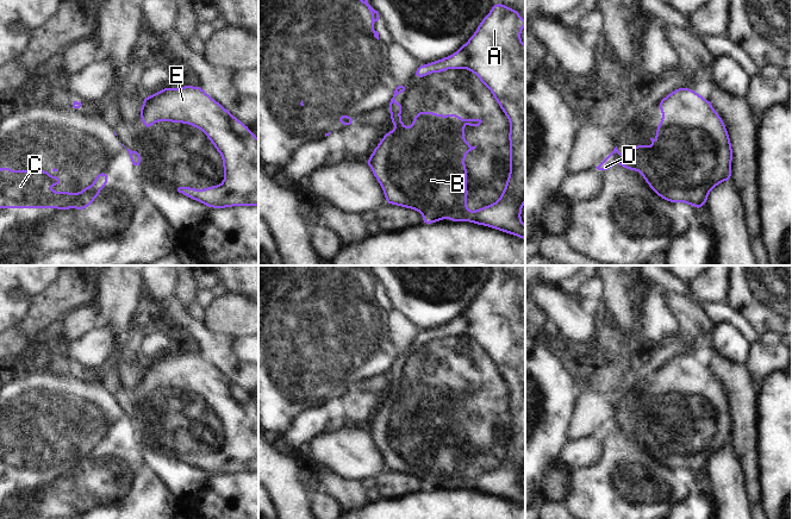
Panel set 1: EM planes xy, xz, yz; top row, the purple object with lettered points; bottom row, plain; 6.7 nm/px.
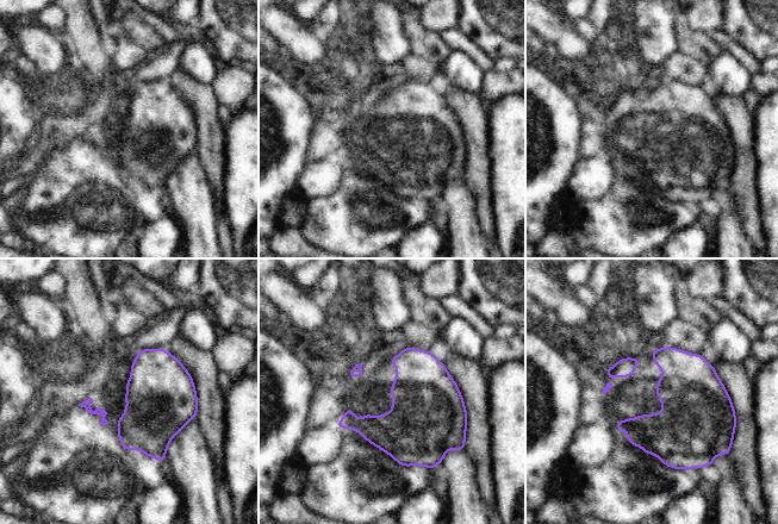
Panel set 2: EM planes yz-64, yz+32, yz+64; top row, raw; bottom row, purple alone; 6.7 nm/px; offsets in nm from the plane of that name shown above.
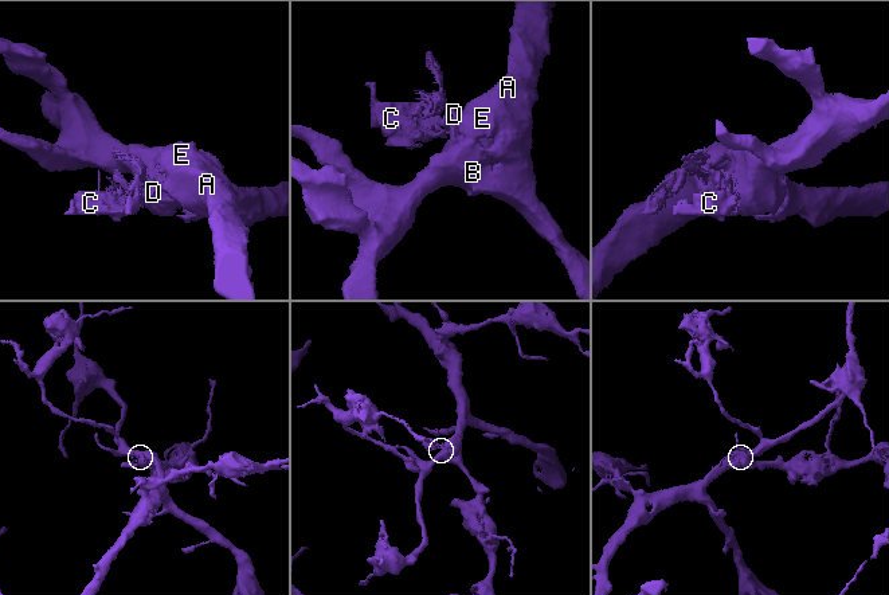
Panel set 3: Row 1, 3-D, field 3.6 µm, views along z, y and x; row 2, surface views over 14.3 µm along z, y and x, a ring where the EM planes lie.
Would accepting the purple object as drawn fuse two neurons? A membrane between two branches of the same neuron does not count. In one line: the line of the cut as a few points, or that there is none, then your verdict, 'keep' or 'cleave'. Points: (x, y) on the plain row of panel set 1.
yz (628, 424), (622, 432) | cleave

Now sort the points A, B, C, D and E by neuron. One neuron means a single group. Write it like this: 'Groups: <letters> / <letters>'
Groups: A B E / C D

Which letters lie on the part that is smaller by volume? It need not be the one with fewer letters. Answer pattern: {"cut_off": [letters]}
{"cut_off": ["C", "D"]}

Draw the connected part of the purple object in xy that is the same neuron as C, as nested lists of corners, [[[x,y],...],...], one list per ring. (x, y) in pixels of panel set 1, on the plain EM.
[[[0,433],[0,475],[69,475],[86,476],[100,456],[107,452],[110,440],[99,438],[93,451],[79,459],[49,458],[52,451],[60,452],[62,444],[49,443],[49,437],[11,437]]]

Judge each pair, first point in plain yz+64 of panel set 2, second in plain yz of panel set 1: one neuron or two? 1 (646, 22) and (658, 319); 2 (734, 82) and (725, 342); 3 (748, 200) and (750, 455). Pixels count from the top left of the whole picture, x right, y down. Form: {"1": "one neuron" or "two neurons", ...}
{"1": "one neuron", "2": "one neuron", "3": "one neuron"}

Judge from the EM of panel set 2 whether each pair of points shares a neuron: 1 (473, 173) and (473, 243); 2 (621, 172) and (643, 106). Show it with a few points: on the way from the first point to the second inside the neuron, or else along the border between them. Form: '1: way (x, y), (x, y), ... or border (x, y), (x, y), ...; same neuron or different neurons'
1: border (464, 183), (472, 197), (473, 211), (480, 228); different neurons
2: way (624, 155), (624, 125), (627, 123); same neuron

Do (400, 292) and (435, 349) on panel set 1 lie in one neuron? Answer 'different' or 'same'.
different

